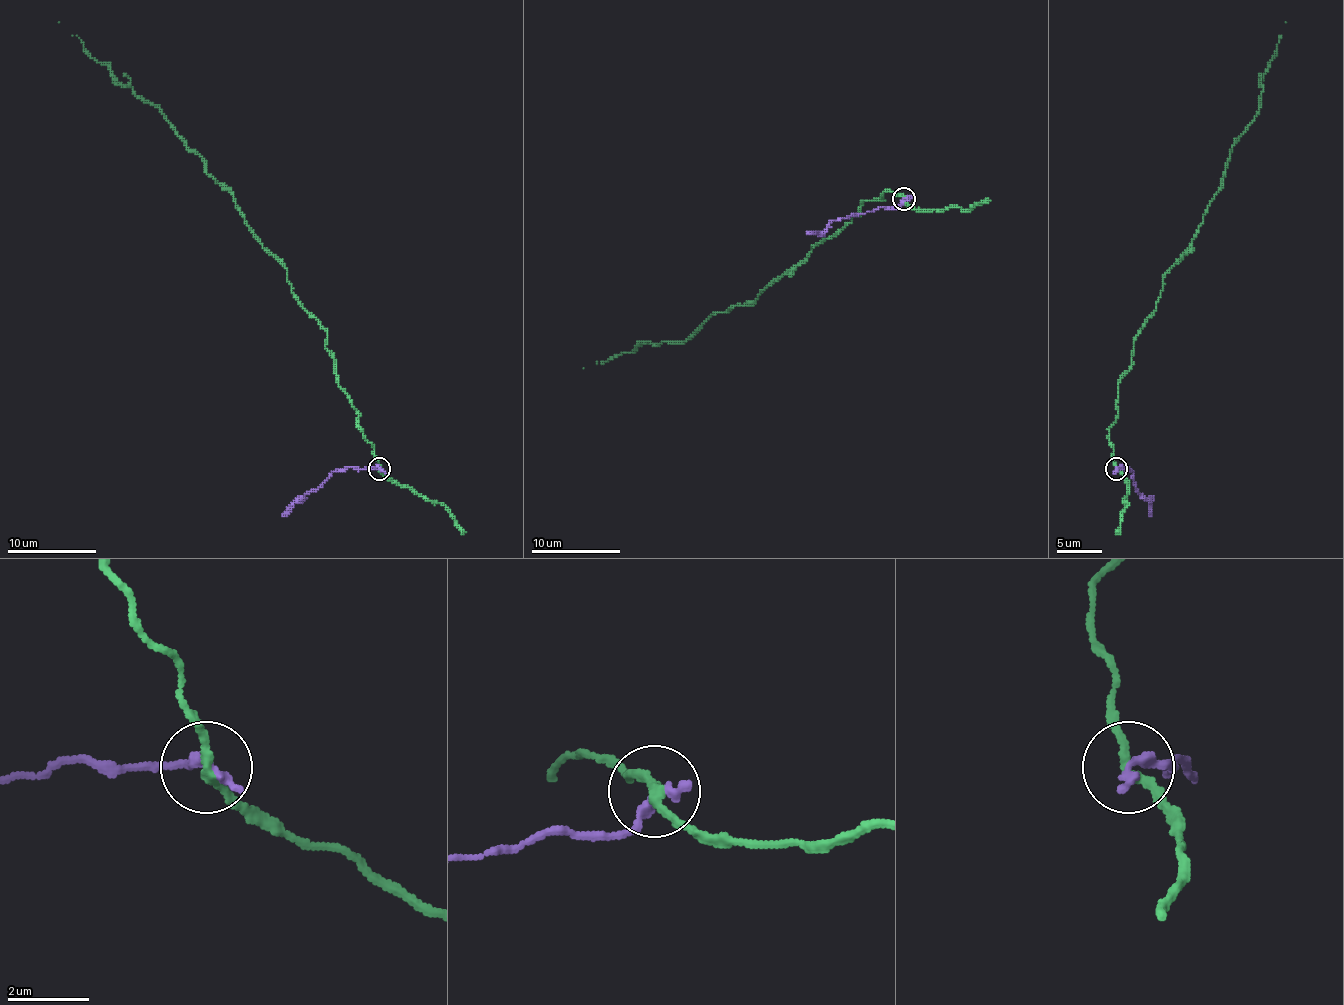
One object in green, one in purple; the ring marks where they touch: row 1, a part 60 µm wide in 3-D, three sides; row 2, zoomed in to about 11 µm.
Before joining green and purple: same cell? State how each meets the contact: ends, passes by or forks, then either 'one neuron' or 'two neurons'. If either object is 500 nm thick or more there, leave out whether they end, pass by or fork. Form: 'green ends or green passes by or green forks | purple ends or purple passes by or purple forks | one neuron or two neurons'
green passes by | purple ends | two neurons

